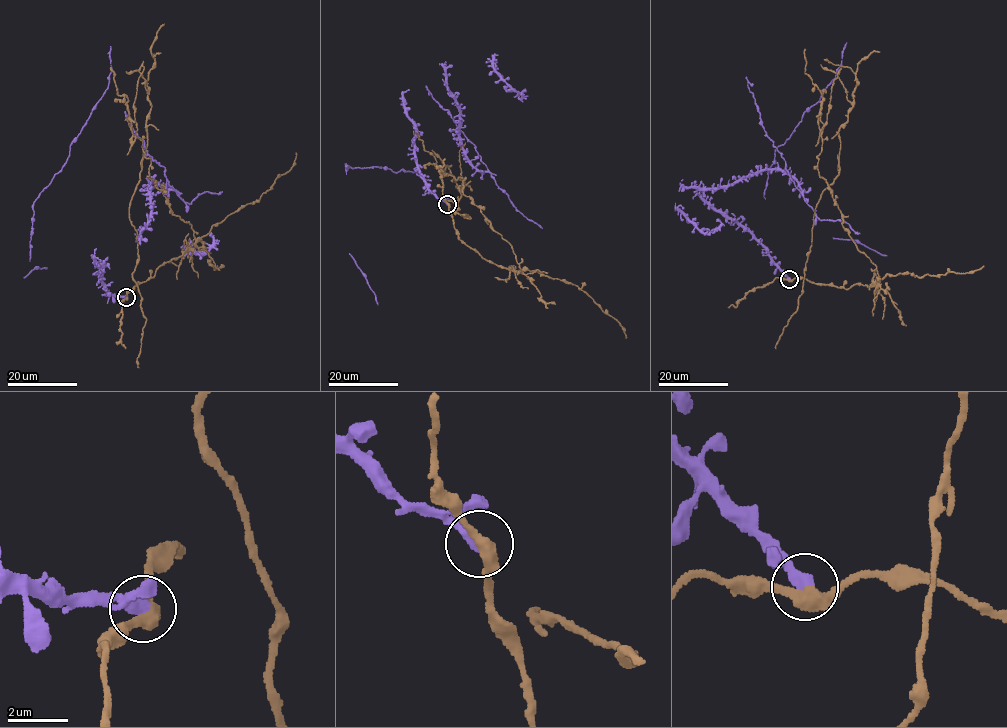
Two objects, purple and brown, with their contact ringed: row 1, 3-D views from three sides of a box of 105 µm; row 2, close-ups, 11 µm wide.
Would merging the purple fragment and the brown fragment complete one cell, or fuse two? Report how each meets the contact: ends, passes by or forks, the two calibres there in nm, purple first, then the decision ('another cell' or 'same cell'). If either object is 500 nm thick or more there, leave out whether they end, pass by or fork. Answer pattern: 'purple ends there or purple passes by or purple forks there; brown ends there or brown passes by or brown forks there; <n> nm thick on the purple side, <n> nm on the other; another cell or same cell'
purple ends there; brown passes by; 440 nm thick on the purple side, 400 nm on the other; another cell

